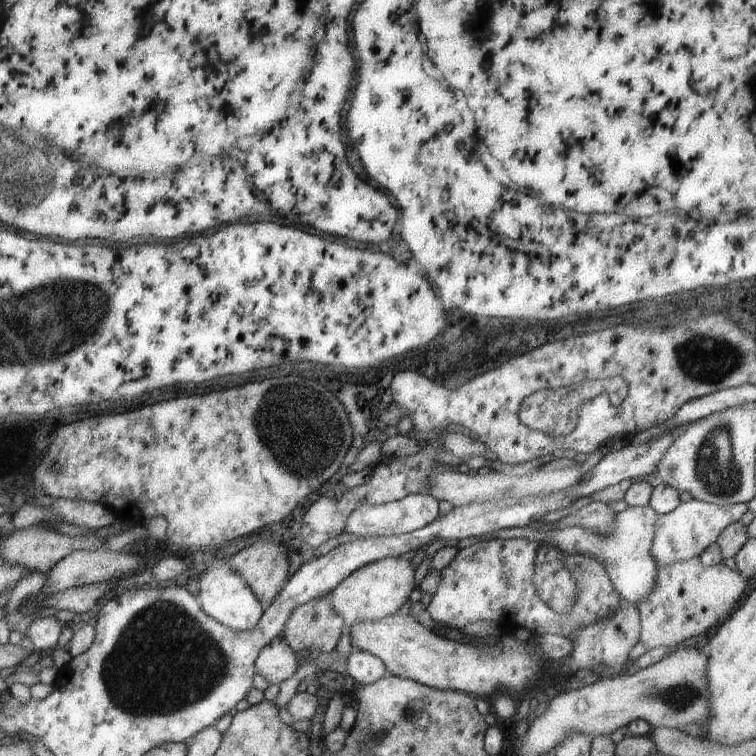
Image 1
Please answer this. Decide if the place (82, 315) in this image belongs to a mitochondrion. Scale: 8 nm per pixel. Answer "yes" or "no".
yes

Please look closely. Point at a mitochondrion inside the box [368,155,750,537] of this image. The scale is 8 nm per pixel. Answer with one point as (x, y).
(719, 474)

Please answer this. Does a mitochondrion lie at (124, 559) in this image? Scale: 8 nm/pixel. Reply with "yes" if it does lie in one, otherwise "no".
no

